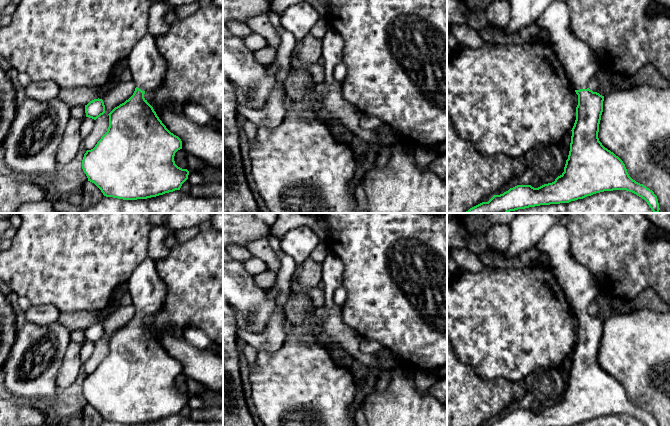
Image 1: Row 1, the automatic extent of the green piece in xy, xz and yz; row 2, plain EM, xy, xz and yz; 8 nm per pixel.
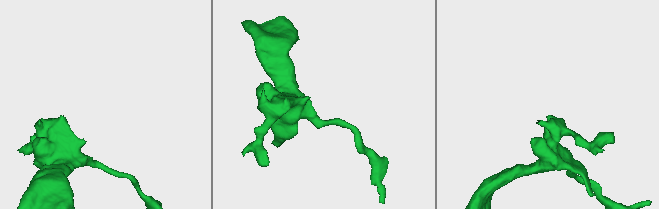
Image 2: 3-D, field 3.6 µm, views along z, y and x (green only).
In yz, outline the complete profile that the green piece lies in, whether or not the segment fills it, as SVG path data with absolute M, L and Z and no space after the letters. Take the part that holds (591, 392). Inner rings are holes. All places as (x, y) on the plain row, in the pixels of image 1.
M559 220L545 233L536 248L540 252L549 255L549 266L578 319L576 344L571 354L568 383L564 396L554 406L544 408L538 412L531 409L517 409L503 418L494 419L488 426L571 426L596 417L613 414L626 414L636 418L646 426L658 426L654 416L633 404L629 400L623 385L599 365L598 356L603 336L604 320L590 314L588 306L594 301L600 290L593 274L572 256L567 227Z

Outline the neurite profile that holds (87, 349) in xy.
M89 341L84 342L80 351L80 359L83 365L88 361L88 359L92 355L94 348L95 348L94 343L89 342Z

